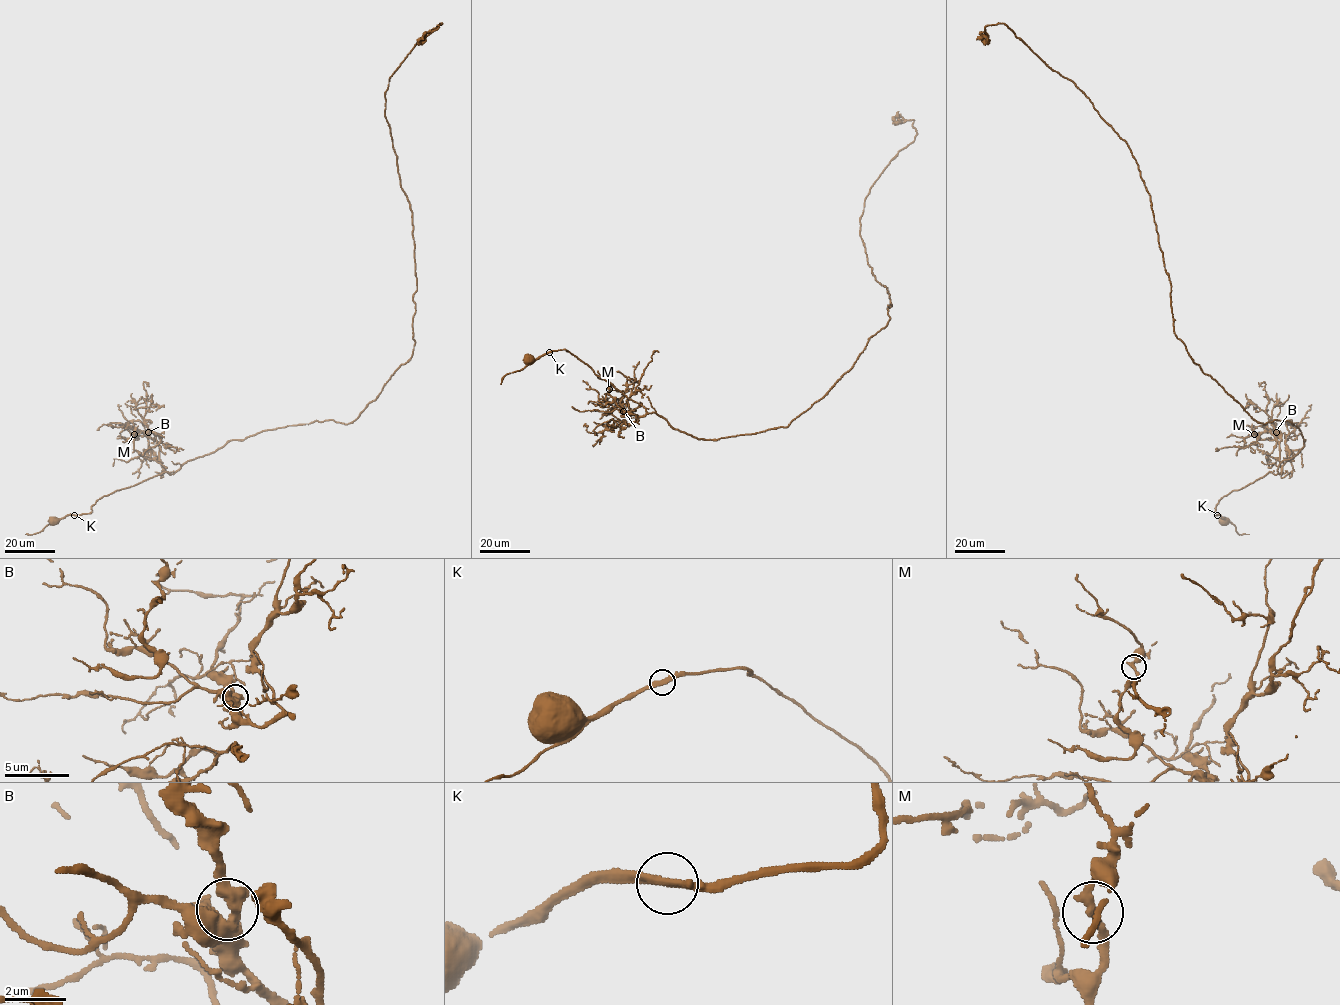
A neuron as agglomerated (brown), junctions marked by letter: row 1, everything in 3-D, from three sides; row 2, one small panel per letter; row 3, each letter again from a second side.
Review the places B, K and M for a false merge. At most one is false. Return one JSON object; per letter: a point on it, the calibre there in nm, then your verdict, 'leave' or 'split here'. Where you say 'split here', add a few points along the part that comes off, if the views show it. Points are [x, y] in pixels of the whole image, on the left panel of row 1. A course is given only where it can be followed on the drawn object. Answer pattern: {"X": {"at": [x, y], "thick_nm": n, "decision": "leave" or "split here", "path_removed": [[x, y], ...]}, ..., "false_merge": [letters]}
{"B": {"at": [148, 432], "thick_nm": 440, "decision": "leave"}, "K": {"at": [74, 515], "thick_nm": 320, "decision": "split here", "path_removed": [[74, 515], [51, 522], [41, 531], [25, 534]]}, "M": {"at": [134, 434], "thick_nm": 260, "decision": "leave"}, "false_merge": ["K"]}

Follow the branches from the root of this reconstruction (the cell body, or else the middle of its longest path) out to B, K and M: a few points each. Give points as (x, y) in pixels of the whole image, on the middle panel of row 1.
B: (529, 359), (535, 361), (552, 351), (566, 349), (640, 404), (646, 413), (626, 416), (623, 411)
K: (529, 359), (535, 361), (549, 352)
M: (529, 359), (535, 361), (552, 351), (566, 349), (640, 404), (646, 413), (638, 416), (623, 411), (608, 389)

